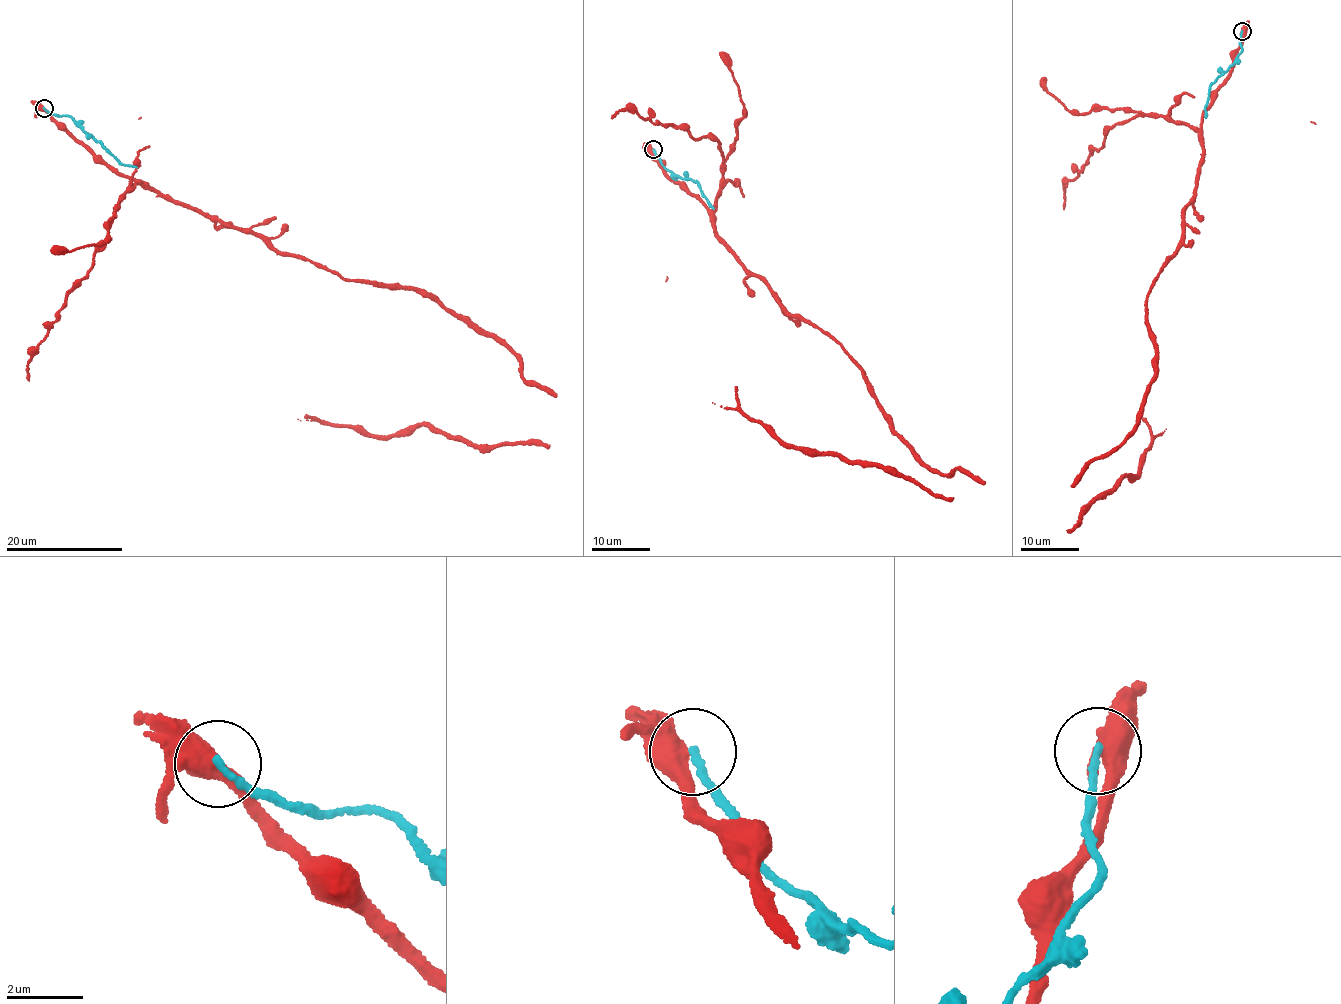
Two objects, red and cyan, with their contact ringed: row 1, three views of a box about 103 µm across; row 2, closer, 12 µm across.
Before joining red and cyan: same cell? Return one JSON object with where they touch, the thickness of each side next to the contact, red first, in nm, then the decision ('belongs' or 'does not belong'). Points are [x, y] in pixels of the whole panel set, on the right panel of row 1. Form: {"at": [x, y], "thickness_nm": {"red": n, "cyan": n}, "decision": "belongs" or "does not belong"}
{"at": [1242, 31], "thickness_nm": {"red": 500, "cyan": 180}, "decision": "does not belong"}

